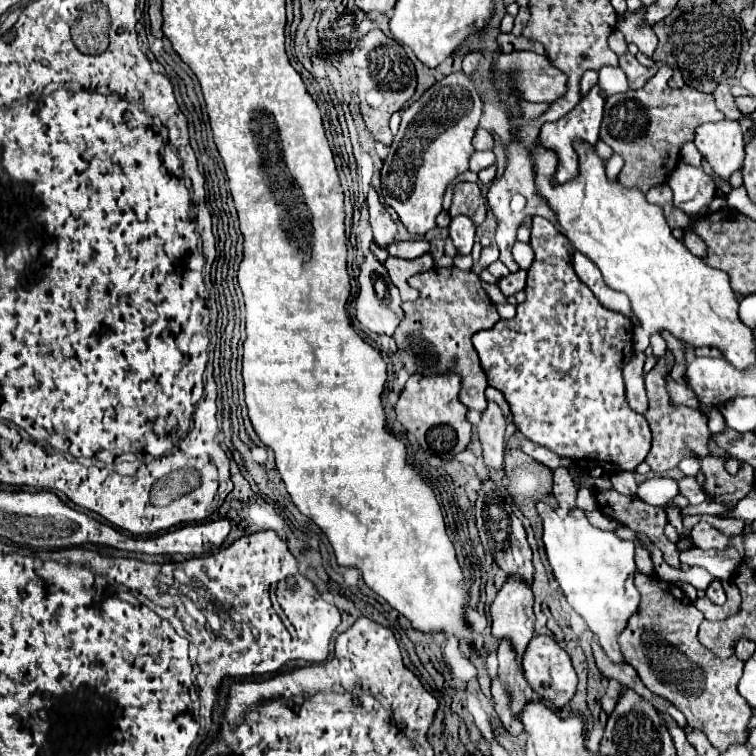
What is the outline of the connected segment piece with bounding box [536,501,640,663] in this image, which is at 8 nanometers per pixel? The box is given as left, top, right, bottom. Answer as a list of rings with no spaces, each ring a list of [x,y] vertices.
[[[538,503],[536,511],[542,519],[542,541],[554,579],[564,591],[570,607],[588,623],[590,631],[598,637],[604,653],[614,661],[625,659],[618,645],[618,635],[626,627],[626,621],[636,613],[640,595],[634,587],[634,543],[622,541],[610,531],[602,531],[588,523],[584,515],[560,517],[546,503]]]

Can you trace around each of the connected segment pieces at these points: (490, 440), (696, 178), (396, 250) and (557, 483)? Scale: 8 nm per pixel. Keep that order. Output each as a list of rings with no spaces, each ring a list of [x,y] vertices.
[[[490,401],[478,423],[478,439],[482,445],[484,465],[492,467],[496,471],[500,471],[502,463],[504,463],[504,429],[506,429],[506,425],[508,425],[508,419],[504,419],[500,407]]]
[[[678,163],[668,173],[666,183],[674,193],[674,205],[686,215],[704,215],[706,205],[716,193],[712,177],[708,177],[702,167],[692,167],[686,163]]]
[[[394,241],[386,247],[386,251],[392,257],[402,257],[402,259],[416,259],[424,253],[428,253],[428,243],[426,241]]]
[[[556,469],[554,471],[554,497],[558,505],[576,509],[576,485],[572,481],[572,475],[568,469]]]

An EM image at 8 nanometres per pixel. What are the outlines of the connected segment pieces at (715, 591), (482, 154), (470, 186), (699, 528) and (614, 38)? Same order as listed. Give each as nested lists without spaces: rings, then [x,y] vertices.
[[[714,579],[714,581],[710,583],[710,587],[706,589],[706,597],[708,597],[712,603],[716,603],[716,605],[722,605],[722,603],[726,601],[726,595],[724,595],[724,589],[722,589],[722,585],[720,585],[720,579]]]
[[[476,151],[472,157],[470,157],[470,171],[478,173],[480,169],[488,167],[494,163],[494,153],[492,151]]]
[[[456,183],[448,213],[450,217],[466,215],[476,225],[480,225],[486,217],[486,199],[482,197],[480,187],[476,183]]]
[[[700,521],[700,523],[692,529],[690,537],[694,537],[692,541],[694,541],[694,545],[700,547],[700,549],[724,549],[724,547],[728,545],[728,537],[722,535],[716,527],[712,527],[712,525],[704,523],[704,521]]]
[[[612,31],[612,33],[610,33],[608,45],[610,45],[610,49],[612,49],[616,55],[626,53],[626,41],[624,41],[624,37],[622,37],[620,31]]]

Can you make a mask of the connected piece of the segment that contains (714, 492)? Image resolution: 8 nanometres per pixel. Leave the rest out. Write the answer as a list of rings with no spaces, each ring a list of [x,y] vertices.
[[[700,457],[702,473],[706,475],[706,493],[714,501],[736,505],[754,487],[754,467],[742,463],[738,473],[730,475],[726,471],[726,461],[722,457]]]

